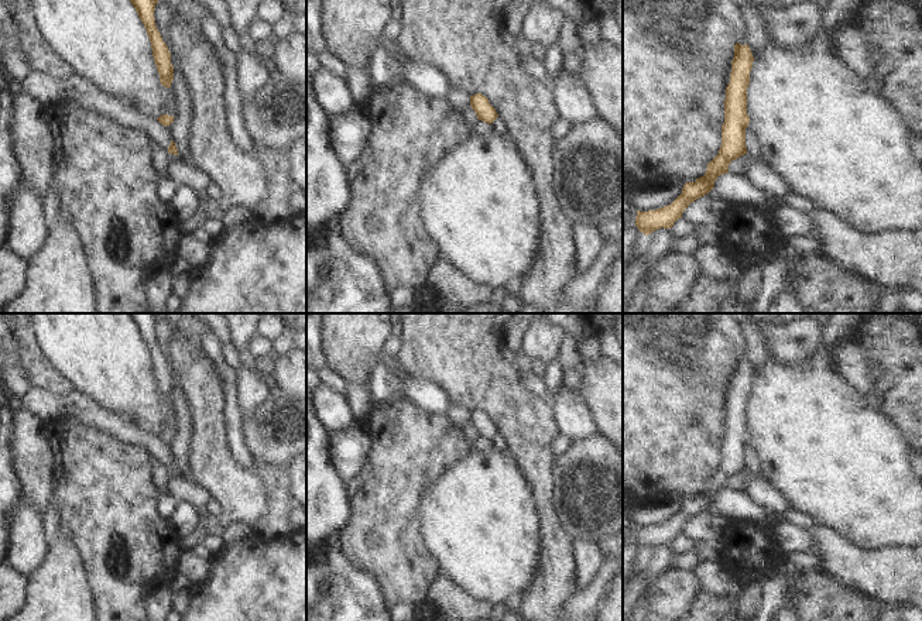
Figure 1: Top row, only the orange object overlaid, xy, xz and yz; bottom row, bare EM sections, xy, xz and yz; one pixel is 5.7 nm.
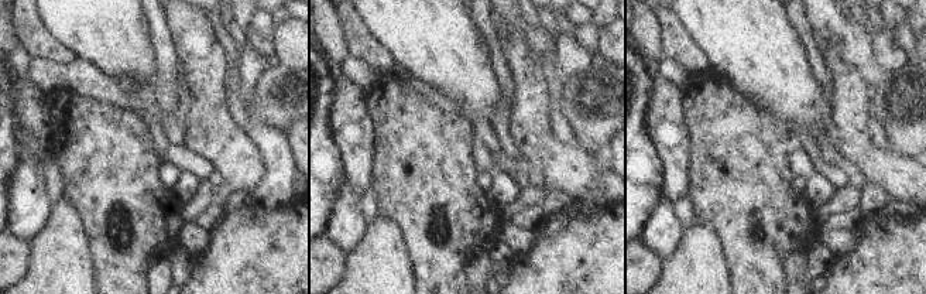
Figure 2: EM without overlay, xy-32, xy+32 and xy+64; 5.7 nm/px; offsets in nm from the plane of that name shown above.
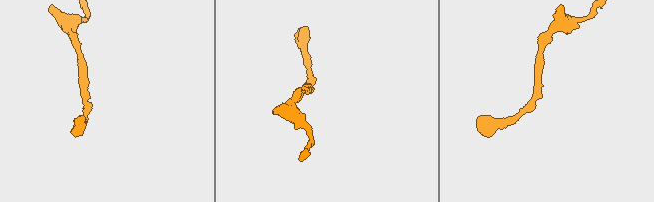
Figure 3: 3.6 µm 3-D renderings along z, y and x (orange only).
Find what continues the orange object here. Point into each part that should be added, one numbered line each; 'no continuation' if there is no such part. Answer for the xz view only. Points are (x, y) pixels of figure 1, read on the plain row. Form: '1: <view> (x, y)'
no continuation

